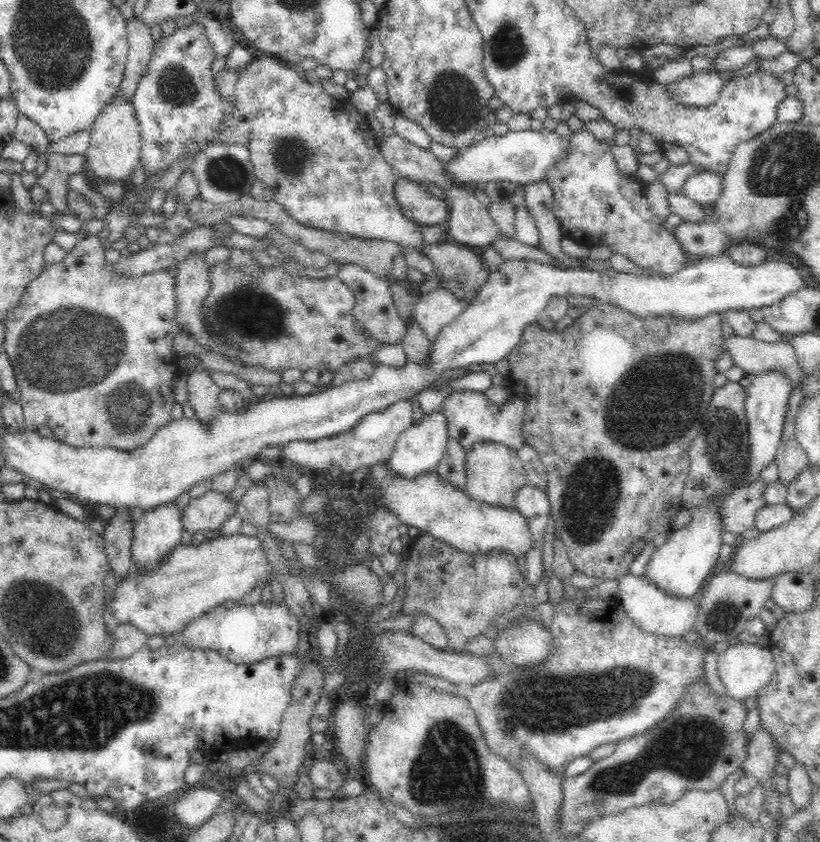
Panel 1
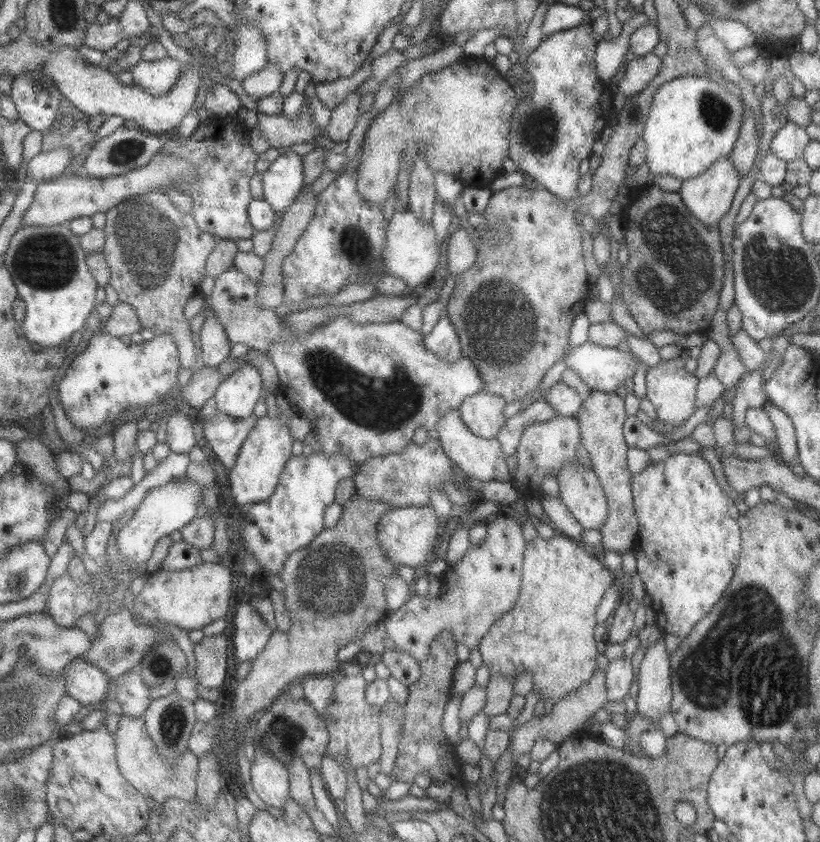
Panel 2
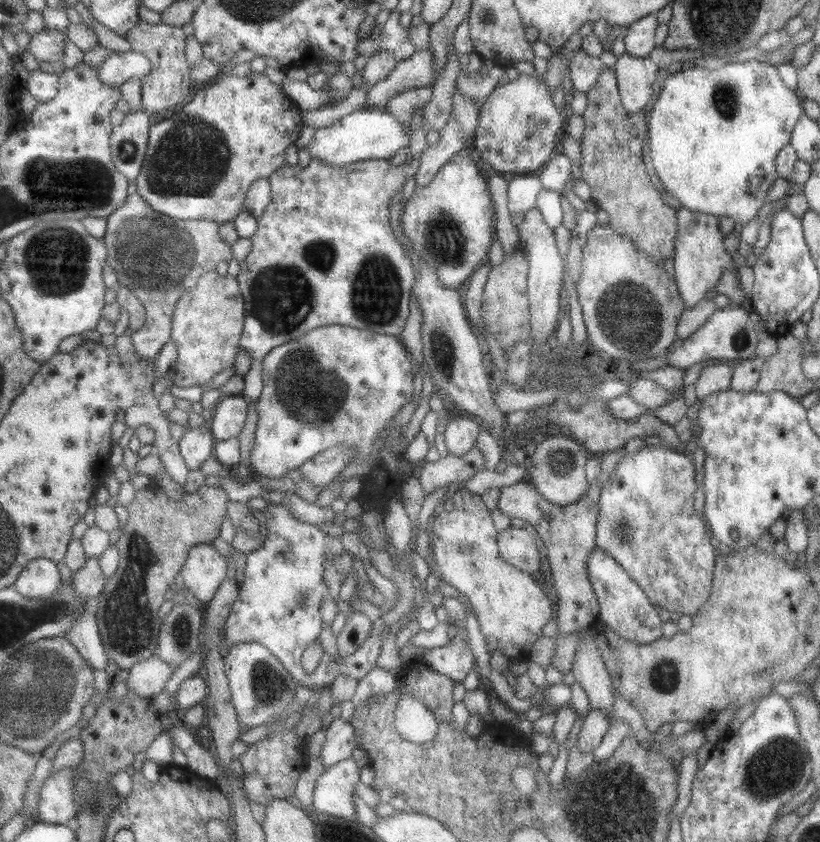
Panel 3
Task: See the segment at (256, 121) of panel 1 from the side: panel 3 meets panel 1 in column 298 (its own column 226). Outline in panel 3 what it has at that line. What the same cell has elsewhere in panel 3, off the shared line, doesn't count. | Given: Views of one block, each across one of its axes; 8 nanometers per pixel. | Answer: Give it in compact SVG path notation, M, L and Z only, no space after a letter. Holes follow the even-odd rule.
M228 68L218 79L195 91L191 99L174 111L170 120L151 131L149 151L137 178L138 192L158 212L177 219L202 219L221 224L235 221L245 210L250 189L261 178L271 178L288 161L289 148L306 126L306 112L266 72L239 76Z

